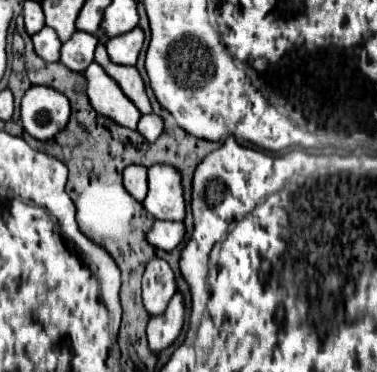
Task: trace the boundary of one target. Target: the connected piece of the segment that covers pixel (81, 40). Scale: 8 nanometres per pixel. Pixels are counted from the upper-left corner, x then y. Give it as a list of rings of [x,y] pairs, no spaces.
[[[77,32],[69,42],[61,46],[59,62],[73,72],[83,72],[93,62],[93,52],[97,46],[97,36],[87,32]]]

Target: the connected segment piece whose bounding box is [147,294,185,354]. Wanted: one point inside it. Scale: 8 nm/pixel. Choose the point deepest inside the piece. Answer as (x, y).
(162, 330)

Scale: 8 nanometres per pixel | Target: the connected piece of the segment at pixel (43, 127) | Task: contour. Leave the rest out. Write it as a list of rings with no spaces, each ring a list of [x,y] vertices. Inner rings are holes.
[[[31,86],[21,100],[21,126],[37,140],[49,140],[69,122],[69,100],[47,86]]]

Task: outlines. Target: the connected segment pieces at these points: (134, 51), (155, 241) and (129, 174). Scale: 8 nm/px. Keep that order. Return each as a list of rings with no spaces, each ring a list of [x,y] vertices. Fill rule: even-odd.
[[[135,26],[133,30],[125,32],[123,36],[117,36],[117,38],[107,40],[105,48],[109,50],[111,62],[123,64],[123,66],[135,66],[137,56],[139,56],[139,50],[143,46],[143,38],[145,38],[143,30],[139,26]]]
[[[155,220],[151,230],[145,234],[147,242],[159,250],[173,250],[185,234],[185,226],[183,222],[165,222],[165,220]]]
[[[127,166],[123,172],[123,186],[137,202],[141,202],[147,194],[147,168]]]

